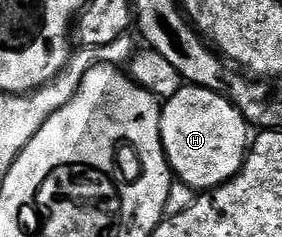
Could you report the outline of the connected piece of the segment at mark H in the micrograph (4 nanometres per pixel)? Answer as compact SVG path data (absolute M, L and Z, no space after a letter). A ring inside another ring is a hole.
M183 84L176 95L165 98L160 119L162 146L171 174L195 191L225 185L241 171L252 144L251 122L225 93L199 85Z

